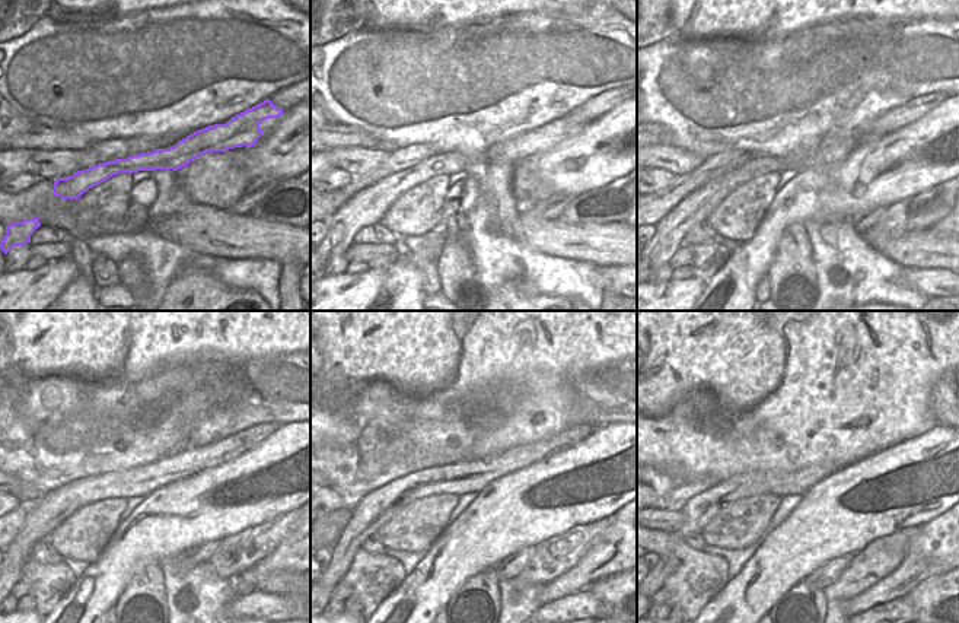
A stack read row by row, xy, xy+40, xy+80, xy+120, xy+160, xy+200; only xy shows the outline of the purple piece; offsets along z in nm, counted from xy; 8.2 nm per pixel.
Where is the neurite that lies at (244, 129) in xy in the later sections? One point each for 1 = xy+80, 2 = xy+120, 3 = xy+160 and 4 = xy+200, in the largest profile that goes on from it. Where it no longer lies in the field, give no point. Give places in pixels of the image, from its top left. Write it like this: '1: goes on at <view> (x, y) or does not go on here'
1: goes on at xy+80 (697, 206)
2: goes on at xy+120 (40, 524)
3: goes on at xy+160 (365, 523)
4: goes on at xy+200 (695, 521)

